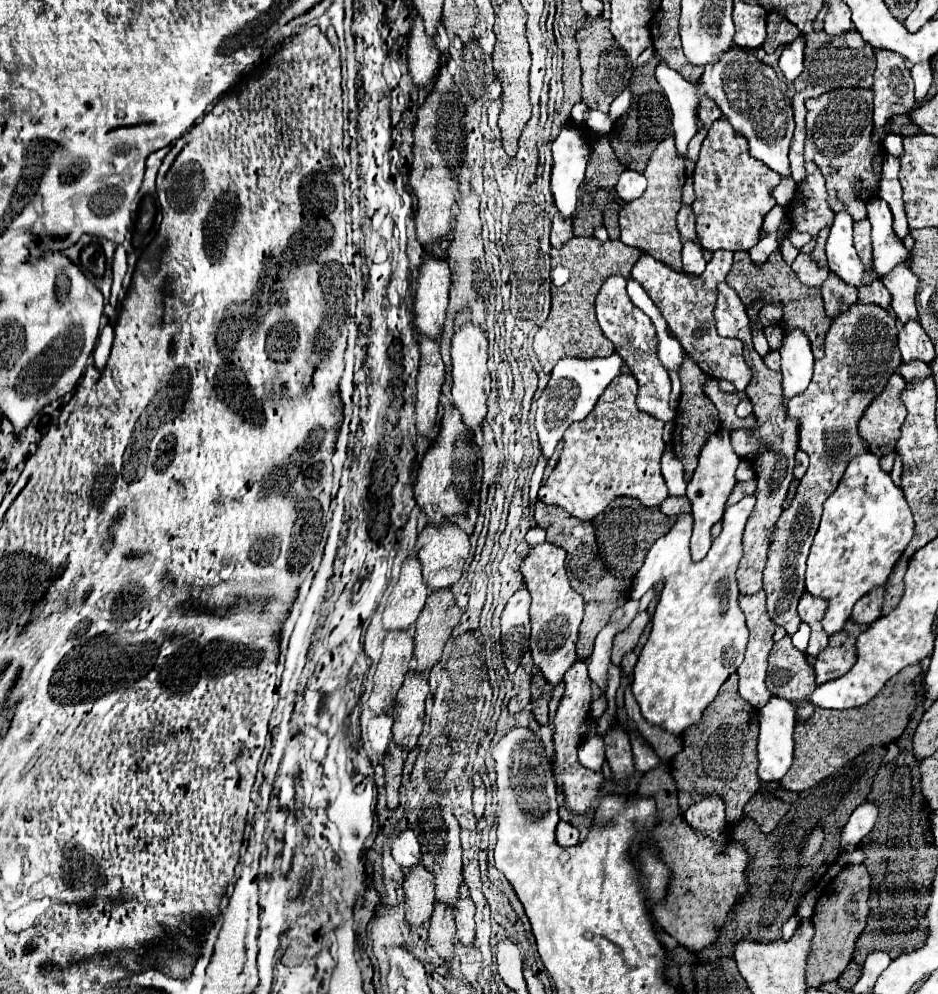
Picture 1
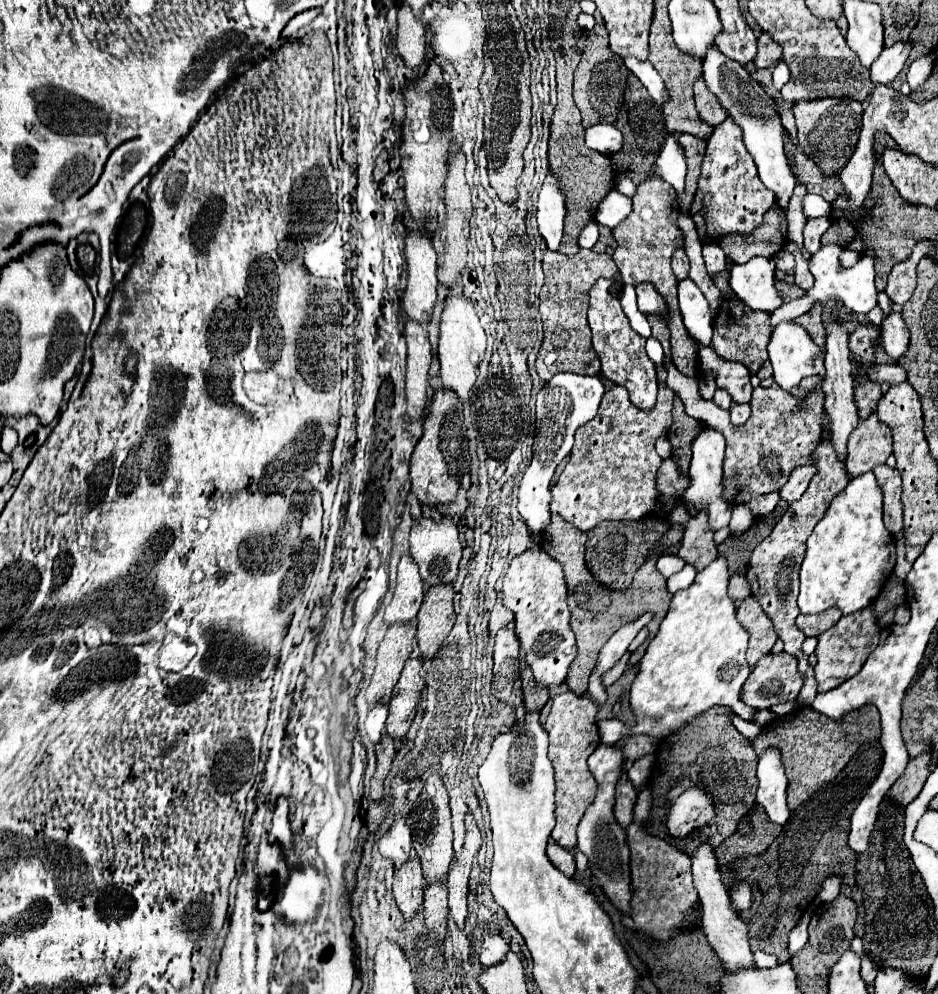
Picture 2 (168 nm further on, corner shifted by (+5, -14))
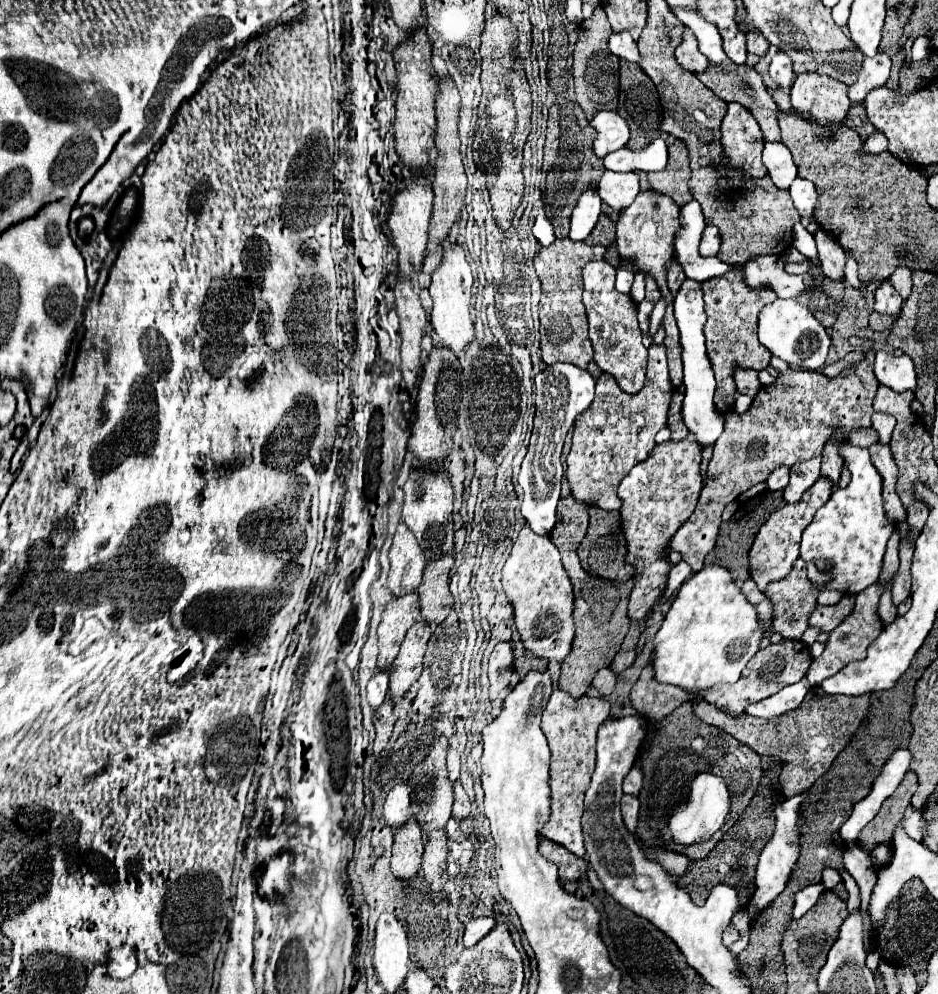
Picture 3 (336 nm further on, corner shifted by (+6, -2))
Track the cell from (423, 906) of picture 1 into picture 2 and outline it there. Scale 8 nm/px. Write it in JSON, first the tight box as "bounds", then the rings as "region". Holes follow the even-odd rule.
{"bounds":[393,858,425,918],"region":[[[411,858],[395,870],[393,896],[405,918],[415,918],[423,906],[425,878],[421,874],[419,858]]]}

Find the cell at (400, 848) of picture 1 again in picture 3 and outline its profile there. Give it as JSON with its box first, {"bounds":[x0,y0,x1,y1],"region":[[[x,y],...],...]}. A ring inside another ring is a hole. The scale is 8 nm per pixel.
{"bounds":[384,782,410,830],"region":[[[398,782],[386,796],[384,818],[392,830],[398,830],[410,816],[410,788],[408,782]]]}

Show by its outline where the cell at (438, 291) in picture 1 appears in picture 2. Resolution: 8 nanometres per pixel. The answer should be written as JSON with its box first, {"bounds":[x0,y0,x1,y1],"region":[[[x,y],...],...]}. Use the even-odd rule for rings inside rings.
{"bounds":[403,232,437,326],"region":[[[411,232],[405,240],[407,288],[403,310],[421,326],[429,326],[437,302],[437,254],[427,236]]]}

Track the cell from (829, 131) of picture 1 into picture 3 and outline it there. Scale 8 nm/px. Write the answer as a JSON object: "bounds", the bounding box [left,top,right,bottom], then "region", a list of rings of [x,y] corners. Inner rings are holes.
{"bounds":[792,72,850,130],"region":[[[814,72],[796,76],[792,84],[792,108],[796,114],[810,116],[810,122],[836,130],[850,108],[848,86]]]}

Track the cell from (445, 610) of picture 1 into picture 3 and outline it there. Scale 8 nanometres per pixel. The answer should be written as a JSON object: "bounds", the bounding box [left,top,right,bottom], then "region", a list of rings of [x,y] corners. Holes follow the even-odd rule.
{"bounds":[418,554,454,626],"region":[[[446,554],[438,560],[428,560],[422,576],[422,584],[418,586],[420,594],[420,606],[422,606],[422,618],[436,626],[440,624],[454,604],[452,594],[448,590],[448,572],[454,564],[454,556]]]}

